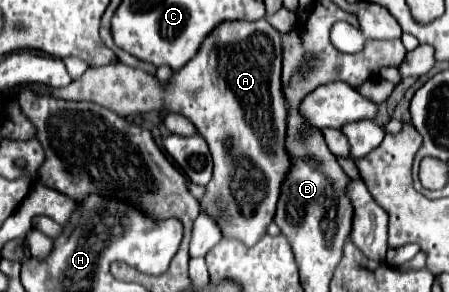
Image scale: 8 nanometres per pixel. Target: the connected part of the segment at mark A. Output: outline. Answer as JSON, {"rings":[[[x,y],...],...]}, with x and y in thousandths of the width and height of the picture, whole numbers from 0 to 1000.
{"rings":[[[483,96],[443,164],[439,192],[421,205],[399,247],[390,247],[372,295],[363,295],[345,260],[314,240],[296,240],[278,219],[238,219],[220,233],[198,233],[180,267],[163,274],[149,301],[114,301],[100,288],[47,288],[69,295],[82,322],[114,322],[140,342],[167,349],[212,349],[238,377],[261,384],[261,397],[301,397],[323,384],[354,384],[372,370],[416,397],[434,438],[465,493],[474,527],[474,616],[457,637],[457,664],[443,678],[448,726],[465,733],[492,781],[497,815],[523,815],[546,842],[572,836],[595,774],[608,760],[626,630],[644,596],[644,521],[635,500],[639,452],[639,356],[626,308],[626,116],[612,96]]]}

